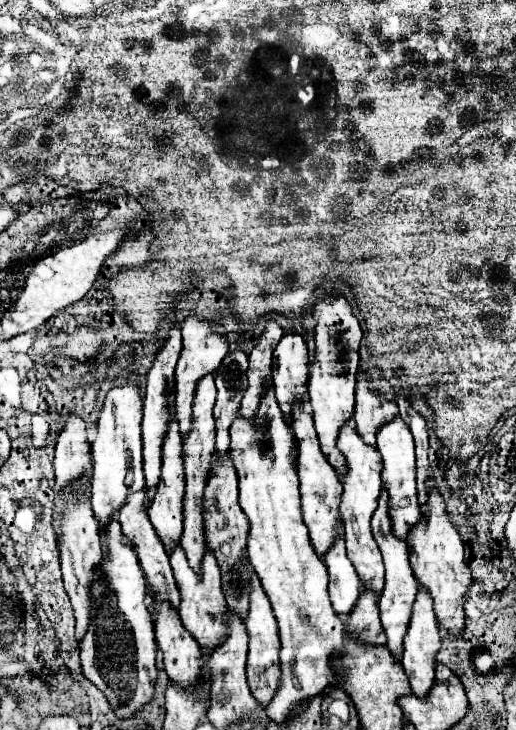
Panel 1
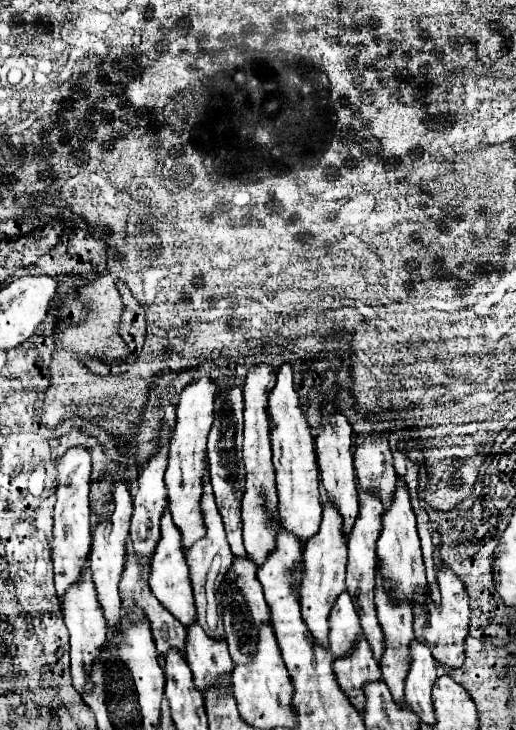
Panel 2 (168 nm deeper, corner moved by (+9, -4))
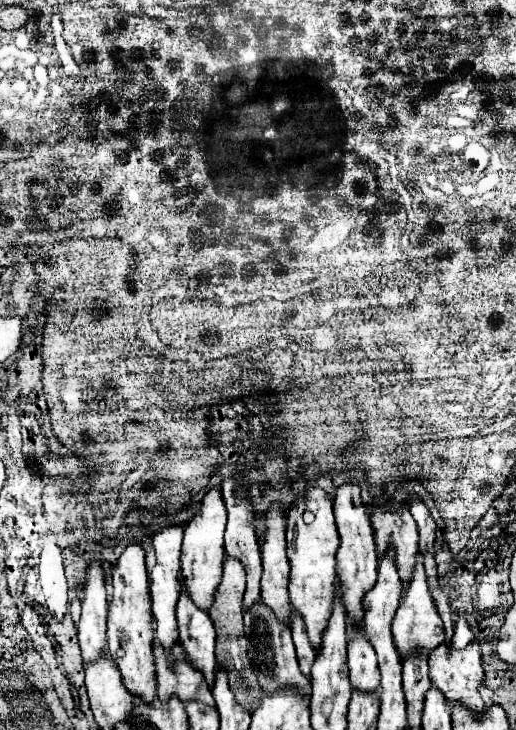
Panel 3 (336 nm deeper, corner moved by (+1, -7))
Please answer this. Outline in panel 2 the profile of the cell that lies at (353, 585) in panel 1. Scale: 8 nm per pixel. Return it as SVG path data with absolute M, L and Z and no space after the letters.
M346 591L338 595L328 617L330 623L330 651L334 657L342 657L354 645L354 639L362 633L356 607Z

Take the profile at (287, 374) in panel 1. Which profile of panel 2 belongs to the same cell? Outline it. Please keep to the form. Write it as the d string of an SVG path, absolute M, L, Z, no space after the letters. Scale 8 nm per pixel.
M284 363L278 369L278 379L270 391L270 443L274 453L276 469L276 491L278 491L278 513L286 531L294 533L302 543L318 531L322 519L322 501L318 487L318 465L314 453L314 439L310 425L300 405L298 391L294 389L294 371L290 363Z

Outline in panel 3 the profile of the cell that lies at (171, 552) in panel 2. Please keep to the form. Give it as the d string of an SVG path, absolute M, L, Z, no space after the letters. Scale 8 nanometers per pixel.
M182 580L182 596L178 600L176 608L178 616L178 628L180 628L180 644L186 648L186 656L190 656L190 664L206 676L206 684L210 688L214 686L214 672L218 670L216 658L214 658L214 646L216 646L216 632L210 624L210 616L194 606L190 600L184 580Z

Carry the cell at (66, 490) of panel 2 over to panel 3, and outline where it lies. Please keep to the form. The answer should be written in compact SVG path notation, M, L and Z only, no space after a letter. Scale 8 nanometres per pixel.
M98 562L88 566L88 582L84 586L82 616L78 624L78 640L84 664L98 660L98 652L106 652L106 584Z

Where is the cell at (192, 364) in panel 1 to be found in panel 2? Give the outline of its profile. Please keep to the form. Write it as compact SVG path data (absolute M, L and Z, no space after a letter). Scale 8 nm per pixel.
M200 377L192 383L188 383L180 395L178 395L178 407L176 407L176 427L170 439L168 447L168 467L166 467L166 489L168 489L168 501L170 501L170 513L176 523L176 527L182 533L182 547L188 549L194 541L204 537L206 529L200 517L200 495L202 495L202 469L206 461L206 437L212 427L214 419L214 395L216 395L216 383L210 377Z

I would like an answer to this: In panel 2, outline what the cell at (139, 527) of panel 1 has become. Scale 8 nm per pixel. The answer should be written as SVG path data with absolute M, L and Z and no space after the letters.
M130 549L126 551L126 565L124 565L124 573L120 579L120 597L122 597L122 605L126 609L132 609L134 617L144 615L150 621L152 627L152 637L156 643L156 649L160 655L164 655L168 649L178 649L184 651L184 637L186 637L186 629L184 625L154 597L154 593L150 593L150 585L148 585L148 577L150 577L150 559L140 559L136 557L136 553L132 553Z

